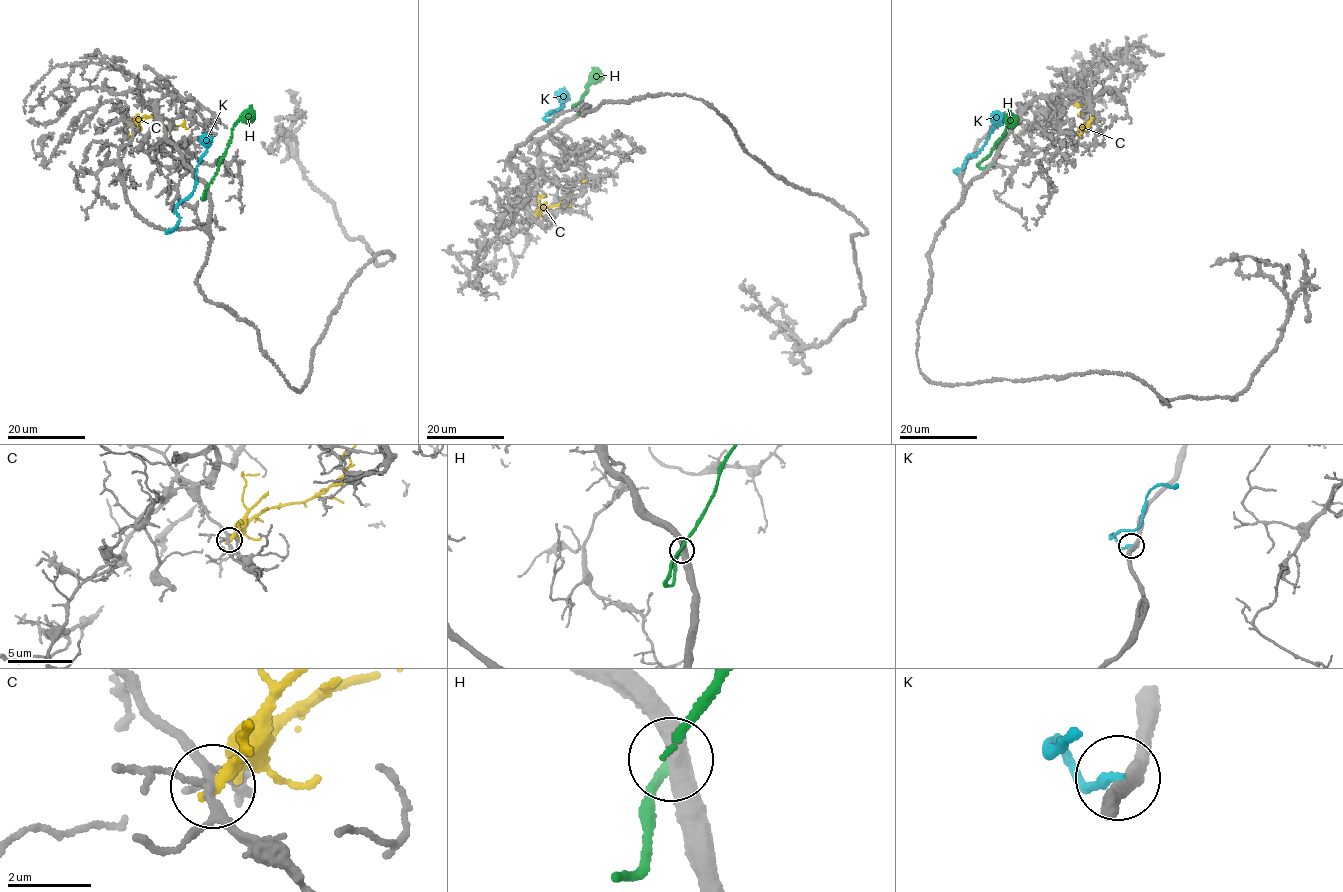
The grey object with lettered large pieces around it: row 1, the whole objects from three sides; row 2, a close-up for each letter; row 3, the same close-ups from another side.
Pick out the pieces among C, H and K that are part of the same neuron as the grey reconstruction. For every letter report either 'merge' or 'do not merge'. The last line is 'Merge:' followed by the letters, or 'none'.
C: do not merge
H: do not merge
K: do not merge
Merge: none

